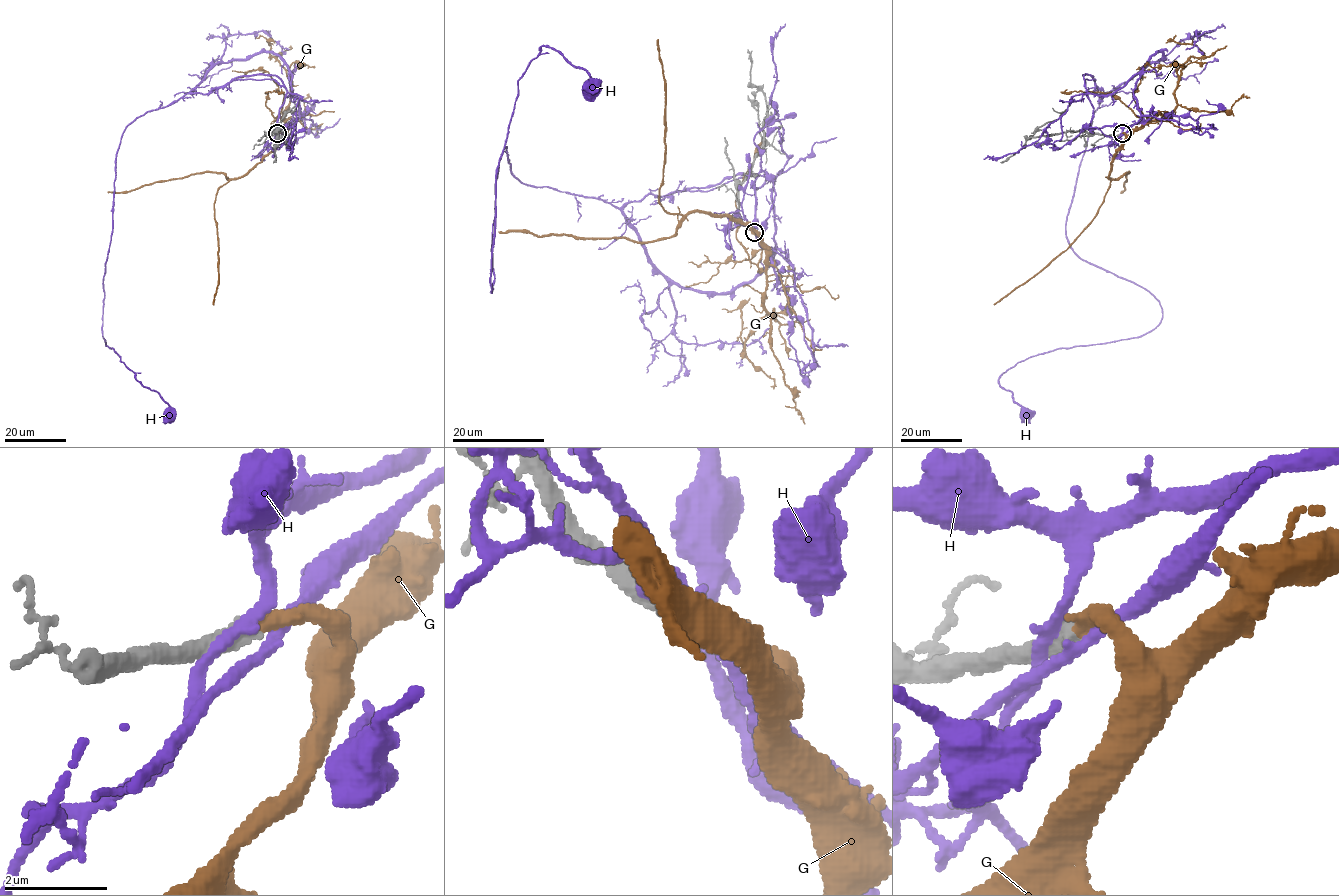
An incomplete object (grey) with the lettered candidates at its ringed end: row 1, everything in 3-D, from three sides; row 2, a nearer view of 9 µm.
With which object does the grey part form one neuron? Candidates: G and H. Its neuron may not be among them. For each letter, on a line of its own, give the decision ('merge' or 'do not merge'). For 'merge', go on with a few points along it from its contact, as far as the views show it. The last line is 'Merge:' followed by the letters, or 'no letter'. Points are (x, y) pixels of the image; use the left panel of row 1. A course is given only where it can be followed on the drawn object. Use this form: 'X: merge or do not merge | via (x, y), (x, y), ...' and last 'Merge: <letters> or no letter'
G: merge | via (277, 134), (283, 134), (283, 140), (217, 190), (214, 219), (218, 285), (213, 305)
H: do not merge
Merge: G

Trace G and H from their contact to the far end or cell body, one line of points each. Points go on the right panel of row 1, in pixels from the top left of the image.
G: (1123, 134), (1125, 142), (1112, 161), (1110, 186), (1091, 223), (1065, 250), (994, 305)
H: (1120, 134), (1090, 126), (1085, 79), (1106, 93), (1065, 233), (1161, 321), (1021, 360), (998, 383), (1026, 414)

